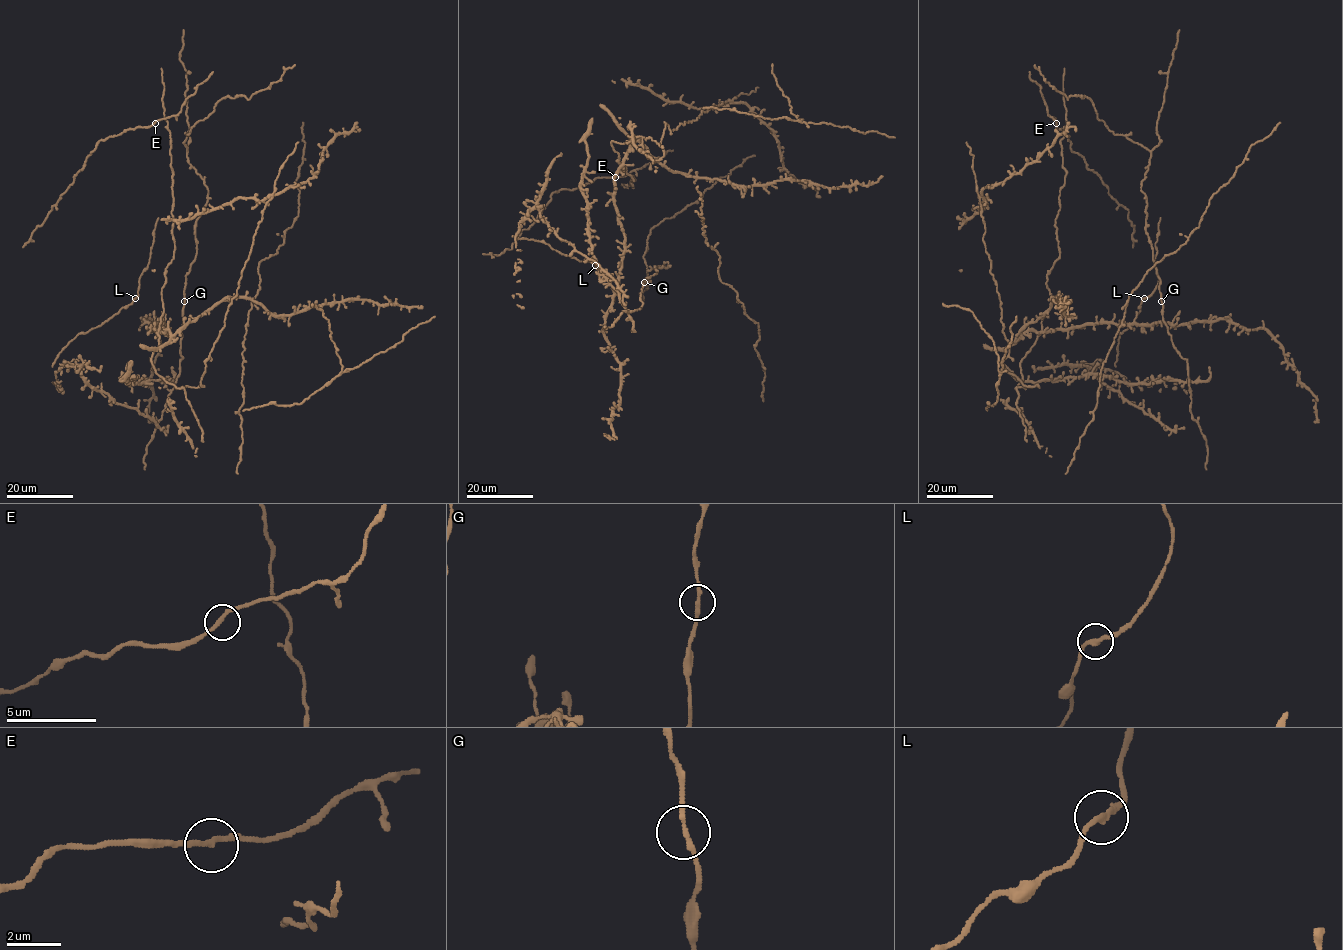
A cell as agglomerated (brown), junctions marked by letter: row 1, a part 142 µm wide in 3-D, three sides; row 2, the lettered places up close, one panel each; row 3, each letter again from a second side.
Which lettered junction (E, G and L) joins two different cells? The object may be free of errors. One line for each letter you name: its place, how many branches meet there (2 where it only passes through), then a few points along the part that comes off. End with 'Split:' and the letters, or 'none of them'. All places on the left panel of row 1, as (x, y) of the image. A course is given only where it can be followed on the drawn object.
Split: none of them

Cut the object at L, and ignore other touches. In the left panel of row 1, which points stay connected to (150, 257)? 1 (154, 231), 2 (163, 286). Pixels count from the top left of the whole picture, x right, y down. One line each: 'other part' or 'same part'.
1: same part
2: other part

